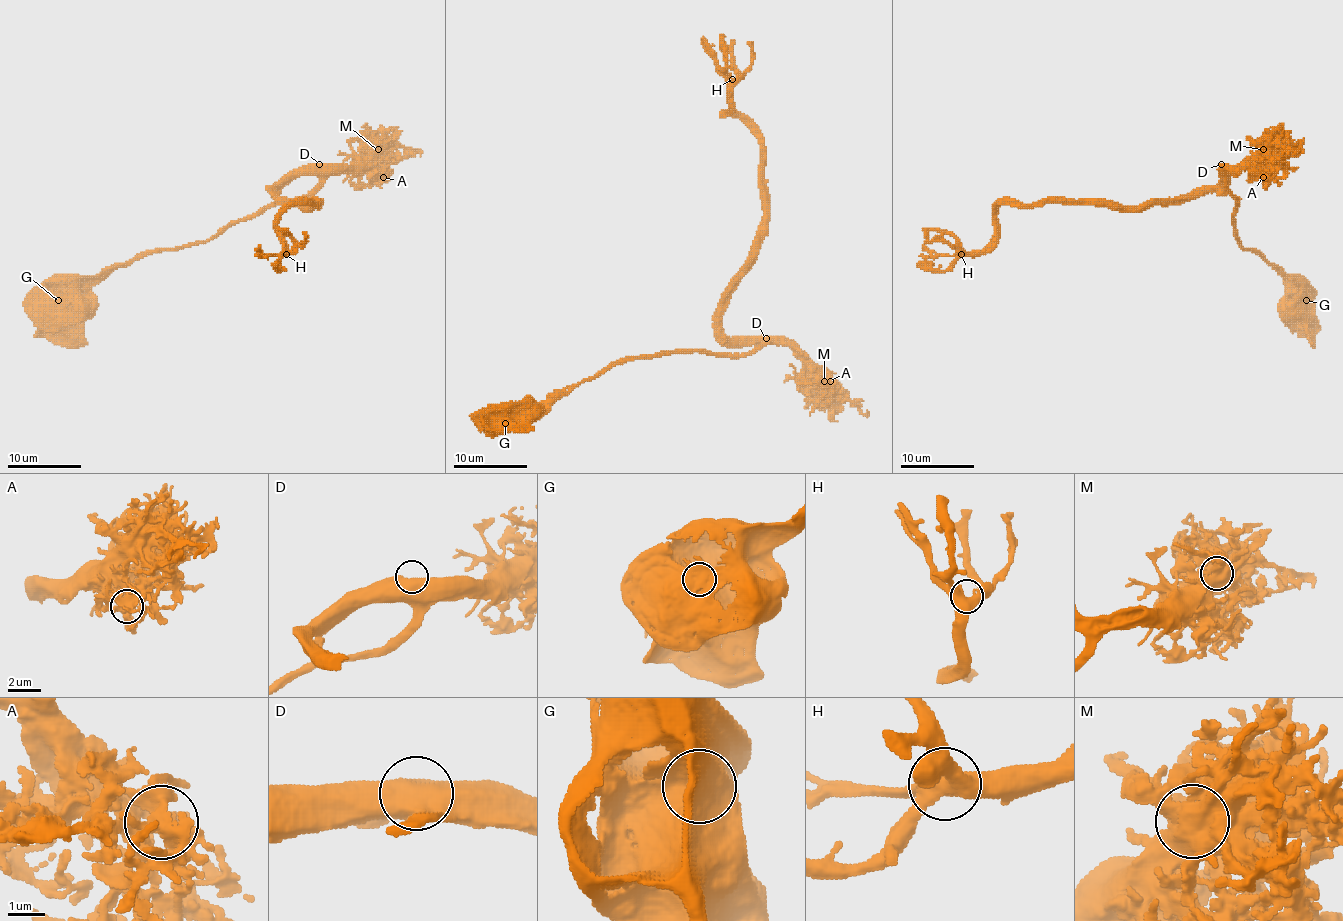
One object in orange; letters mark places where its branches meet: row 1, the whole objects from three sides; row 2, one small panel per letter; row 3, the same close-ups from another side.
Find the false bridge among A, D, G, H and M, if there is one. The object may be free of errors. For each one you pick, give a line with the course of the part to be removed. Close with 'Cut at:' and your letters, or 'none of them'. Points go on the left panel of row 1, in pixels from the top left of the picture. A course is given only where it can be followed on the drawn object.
Cut at: none of them

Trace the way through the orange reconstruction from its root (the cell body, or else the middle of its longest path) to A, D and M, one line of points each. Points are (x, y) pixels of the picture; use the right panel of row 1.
A: (1302, 307), (1302, 289), (1259, 252), (1246, 250), (1237, 237), (1237, 201), (1226, 175), (1254, 169), (1263, 177)
D: (1302, 307), (1302, 289), (1259, 252), (1246, 250), (1239, 243), (1233, 221), (1237, 199), (1224, 182), (1221, 164)
M: (1302, 307), (1302, 289), (1259, 252), (1246, 250), (1235, 230), (1237, 201), (1226, 184), (1226, 175), (1263, 149)

